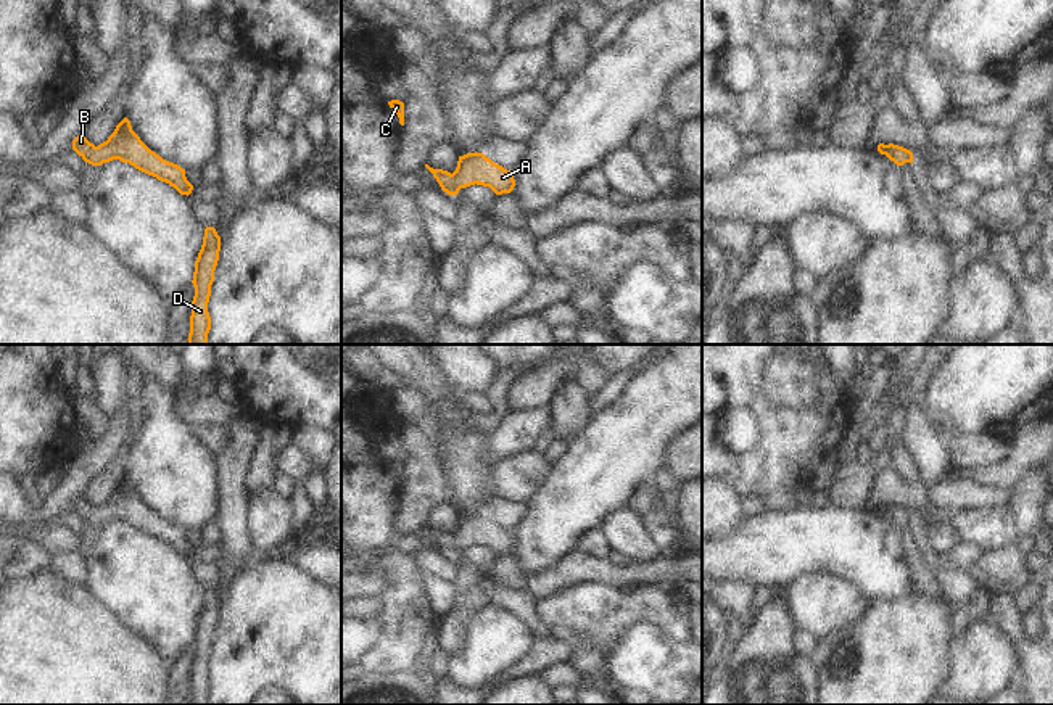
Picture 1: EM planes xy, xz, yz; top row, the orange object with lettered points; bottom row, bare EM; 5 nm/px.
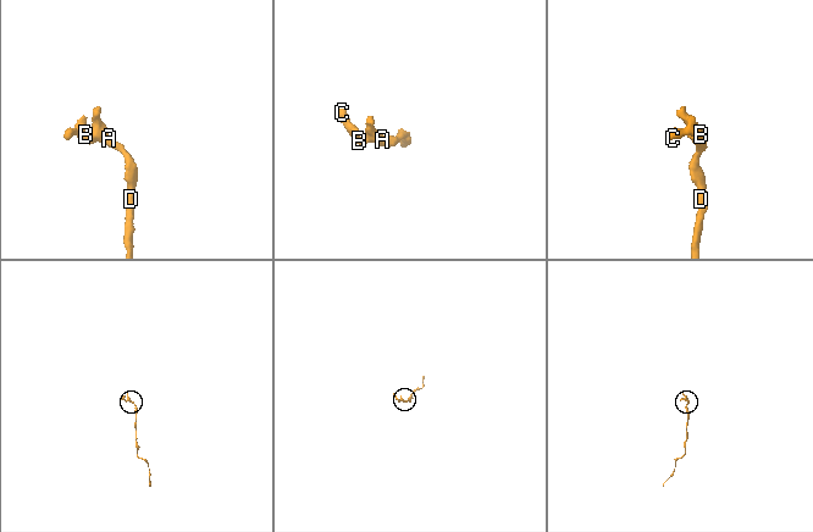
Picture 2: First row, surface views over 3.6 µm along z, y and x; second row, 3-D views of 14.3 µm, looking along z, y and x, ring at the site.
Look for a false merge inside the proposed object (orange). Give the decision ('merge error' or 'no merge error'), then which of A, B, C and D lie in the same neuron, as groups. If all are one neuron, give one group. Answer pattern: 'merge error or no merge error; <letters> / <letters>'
no merge error; A B C D

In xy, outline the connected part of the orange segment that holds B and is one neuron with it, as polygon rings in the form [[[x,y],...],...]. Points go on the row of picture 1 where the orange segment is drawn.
[[[124,118],[108,140],[98,146],[90,143],[81,134],[72,140],[72,150],[92,166],[101,166],[103,163],[119,159],[161,182],[169,183],[180,195],[188,196],[193,190],[193,185],[185,177],[185,169],[151,151],[132,130],[127,118]]]

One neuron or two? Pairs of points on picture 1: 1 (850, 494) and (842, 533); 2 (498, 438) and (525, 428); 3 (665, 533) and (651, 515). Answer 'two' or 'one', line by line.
1: two
2: one
3: one

